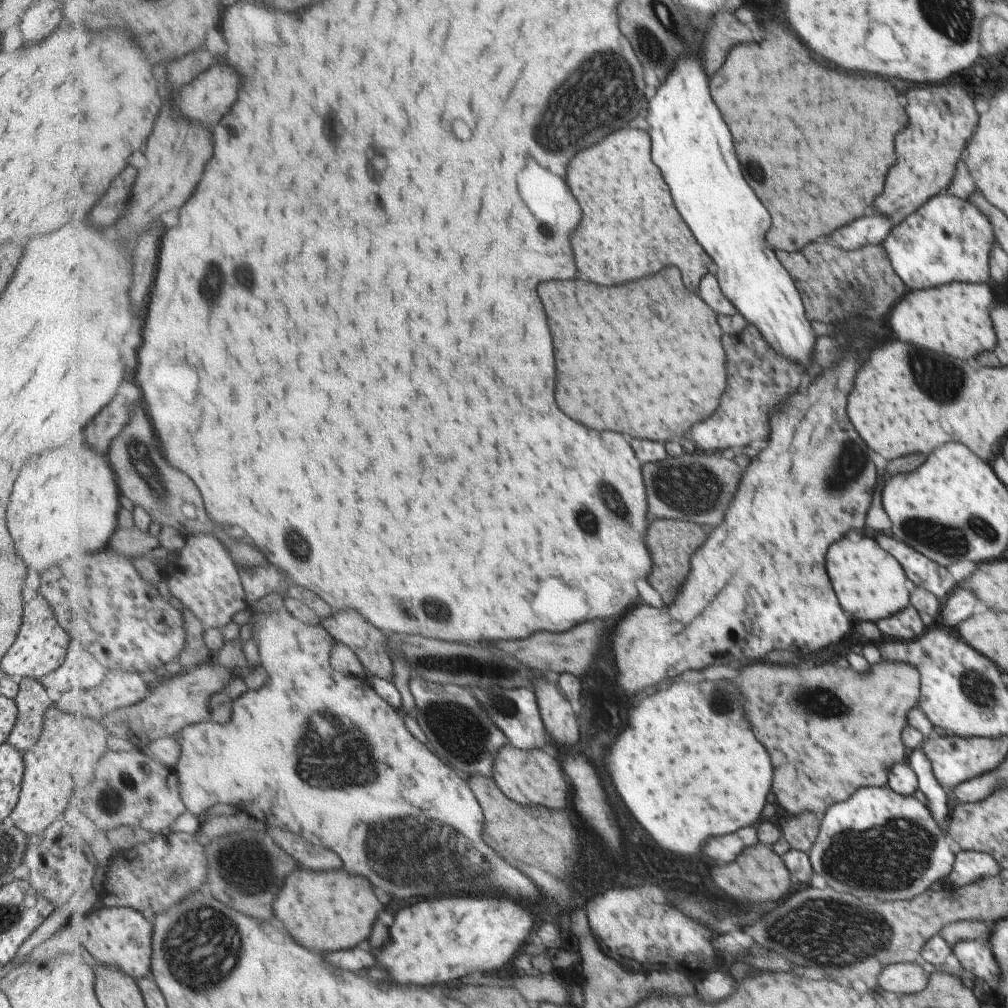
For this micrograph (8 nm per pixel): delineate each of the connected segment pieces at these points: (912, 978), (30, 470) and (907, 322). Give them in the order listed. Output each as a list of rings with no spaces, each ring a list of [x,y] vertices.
[[[915,962],[893,963],[878,975],[879,989],[897,996],[921,992],[928,984],[923,968]]]
[[[73,438],[73,442],[67,442],[67,446],[47,452],[45,458],[49,460],[39,464],[39,470],[37,458],[21,468],[7,504],[7,532],[11,536],[13,548],[23,560],[25,568],[37,574],[65,559],[84,557],[108,548],[118,529],[117,518],[122,507],[119,500],[120,486],[108,456],[95,454],[87,448],[87,442],[81,442],[81,438]]]
[[[948,282],[933,288],[907,292],[891,310],[889,326],[901,342],[923,346],[949,356],[975,356],[996,346],[990,310],[997,303],[988,283]]]

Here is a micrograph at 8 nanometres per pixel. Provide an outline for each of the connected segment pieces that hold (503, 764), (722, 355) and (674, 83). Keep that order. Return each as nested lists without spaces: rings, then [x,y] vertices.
[[[509,742],[502,746],[494,760],[494,780],[509,798],[522,805],[543,804],[547,808],[565,808],[569,782],[552,752],[541,749],[521,750]]]
[[[677,266],[665,268],[639,282],[627,282],[623,286],[599,286],[587,278],[545,282],[545,286],[541,286],[541,300],[545,302],[545,310],[549,316],[551,330],[553,330],[557,370],[561,372],[561,406],[565,406],[565,414],[573,414],[573,418],[581,418],[581,422],[589,422],[589,426],[601,426],[601,430],[623,430],[623,432],[629,432],[633,438],[651,438],[651,440],[665,442],[665,440],[673,440],[673,436],[681,438],[697,422],[707,420],[720,409],[721,397],[728,389],[728,352],[726,348],[723,348],[724,344],[721,342],[725,332],[721,328],[720,322],[717,322],[715,310],[703,298],[699,298],[697,294],[687,290],[687,286],[683,284],[683,278],[681,278],[681,270]]]
[[[687,56],[679,60],[677,68],[669,74],[667,82],[657,90],[655,98],[651,100],[647,118],[649,118],[649,124],[653,126],[651,128],[653,162],[661,166],[661,172],[665,174],[665,180],[669,182],[673,190],[677,208],[681,210],[689,226],[693,226],[693,234],[697,234],[705,250],[710,255],[713,254],[713,260],[719,266],[715,272],[725,296],[732,300],[737,307],[737,312],[747,323],[754,324],[760,330],[762,337],[773,347],[773,350],[782,357],[793,358],[795,362],[807,364],[811,348],[813,348],[813,332],[809,328],[809,322],[803,316],[804,310],[801,308],[803,300],[793,282],[789,280],[789,274],[775,258],[773,250],[765,244],[763,234],[771,224],[769,214],[743,180],[731,130],[725,124],[711,96],[709,78],[705,74],[701,58]]]

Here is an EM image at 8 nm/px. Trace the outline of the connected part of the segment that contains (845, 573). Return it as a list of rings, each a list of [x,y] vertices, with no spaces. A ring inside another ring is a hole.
[[[860,536],[858,542],[841,540],[829,550],[829,578],[833,578],[833,590],[837,590],[841,606],[858,622],[876,623],[903,610],[910,601],[905,588],[906,574],[893,555],[868,537]]]

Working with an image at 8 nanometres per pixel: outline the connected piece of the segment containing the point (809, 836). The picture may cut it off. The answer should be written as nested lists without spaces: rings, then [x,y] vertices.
[[[805,811],[785,820],[780,826],[780,832],[791,849],[807,853],[816,839],[818,824],[817,814]]]

